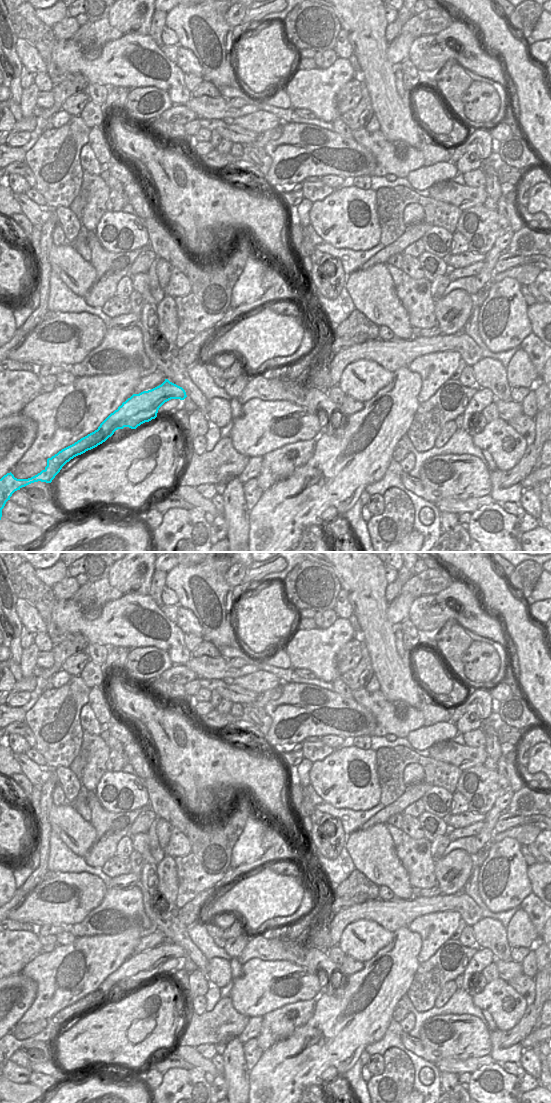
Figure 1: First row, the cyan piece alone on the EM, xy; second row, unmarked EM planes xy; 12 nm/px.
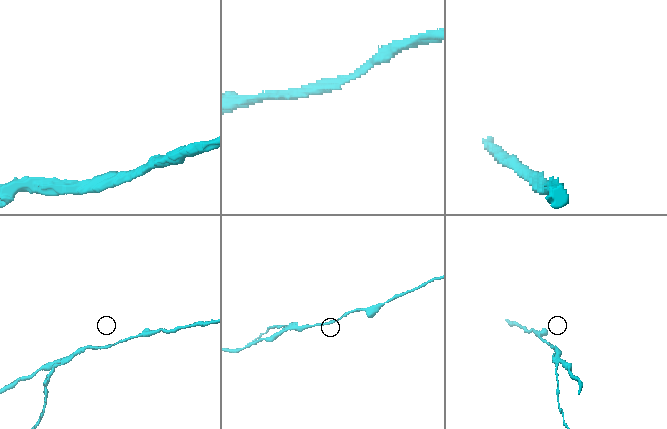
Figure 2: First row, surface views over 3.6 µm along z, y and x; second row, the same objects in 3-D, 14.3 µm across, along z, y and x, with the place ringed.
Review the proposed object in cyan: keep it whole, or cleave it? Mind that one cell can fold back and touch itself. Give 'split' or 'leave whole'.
split

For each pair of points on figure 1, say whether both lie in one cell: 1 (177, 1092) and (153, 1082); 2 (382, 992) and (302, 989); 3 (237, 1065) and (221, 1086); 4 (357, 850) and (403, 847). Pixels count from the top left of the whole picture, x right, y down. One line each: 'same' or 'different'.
1: different
2: different
3: different
4: different

